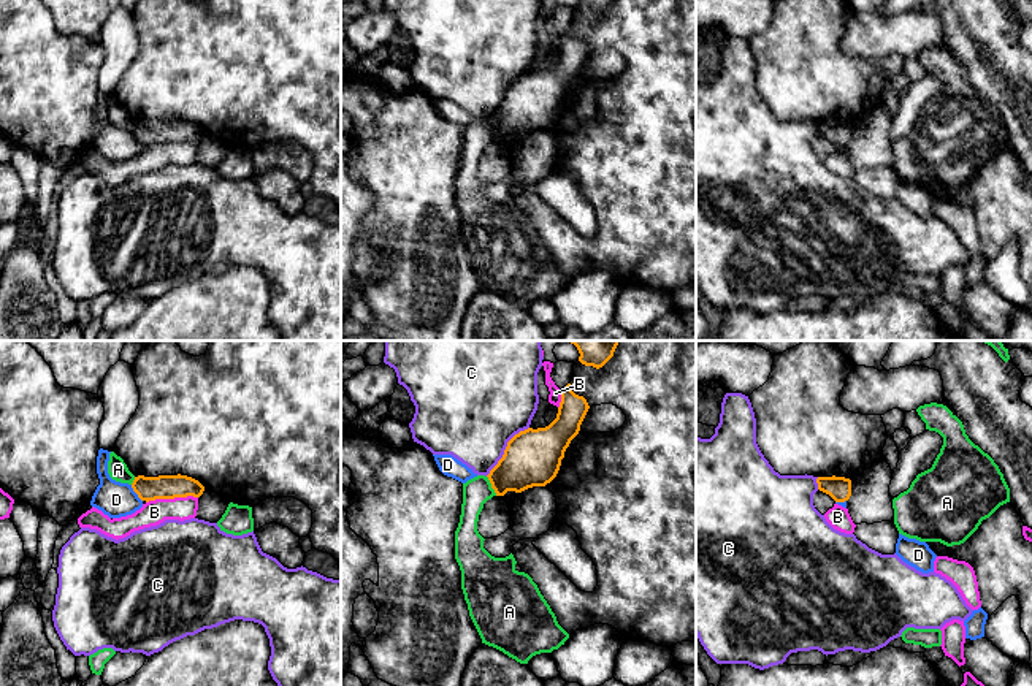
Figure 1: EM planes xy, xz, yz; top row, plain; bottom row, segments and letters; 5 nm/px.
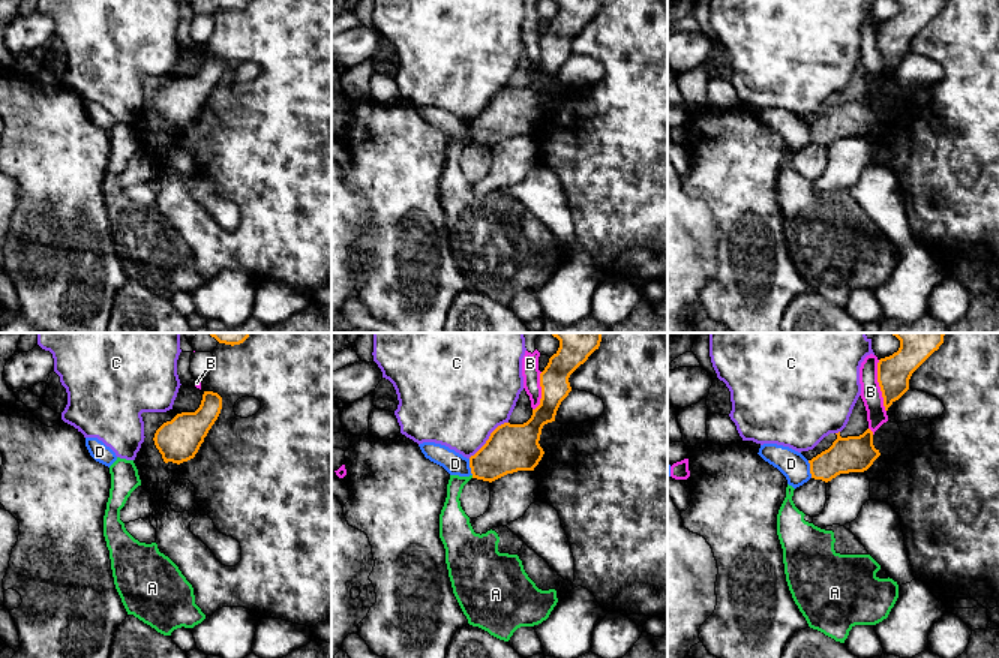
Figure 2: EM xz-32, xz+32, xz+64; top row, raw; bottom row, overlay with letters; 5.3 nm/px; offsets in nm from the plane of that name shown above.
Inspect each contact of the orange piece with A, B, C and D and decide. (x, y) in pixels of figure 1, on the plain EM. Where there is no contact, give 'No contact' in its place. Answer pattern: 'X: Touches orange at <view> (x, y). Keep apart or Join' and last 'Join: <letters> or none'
A: Touches orange at xz (492, 130). Keep apart
B: Touches orange at xy (172, 143). Keep apart
C: Touches orange at xz (506, 94). Keep apart
D: Touches orange at xy (135, 137). Keep apart
Join: none

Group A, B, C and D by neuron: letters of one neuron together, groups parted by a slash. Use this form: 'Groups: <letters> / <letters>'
Groups: A / B / C / D

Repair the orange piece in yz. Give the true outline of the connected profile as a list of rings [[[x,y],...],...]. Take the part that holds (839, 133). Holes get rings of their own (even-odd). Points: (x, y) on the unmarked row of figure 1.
[[[818,122],[818,135],[829,139],[835,147],[845,147],[851,141],[851,125],[845,122]]]

